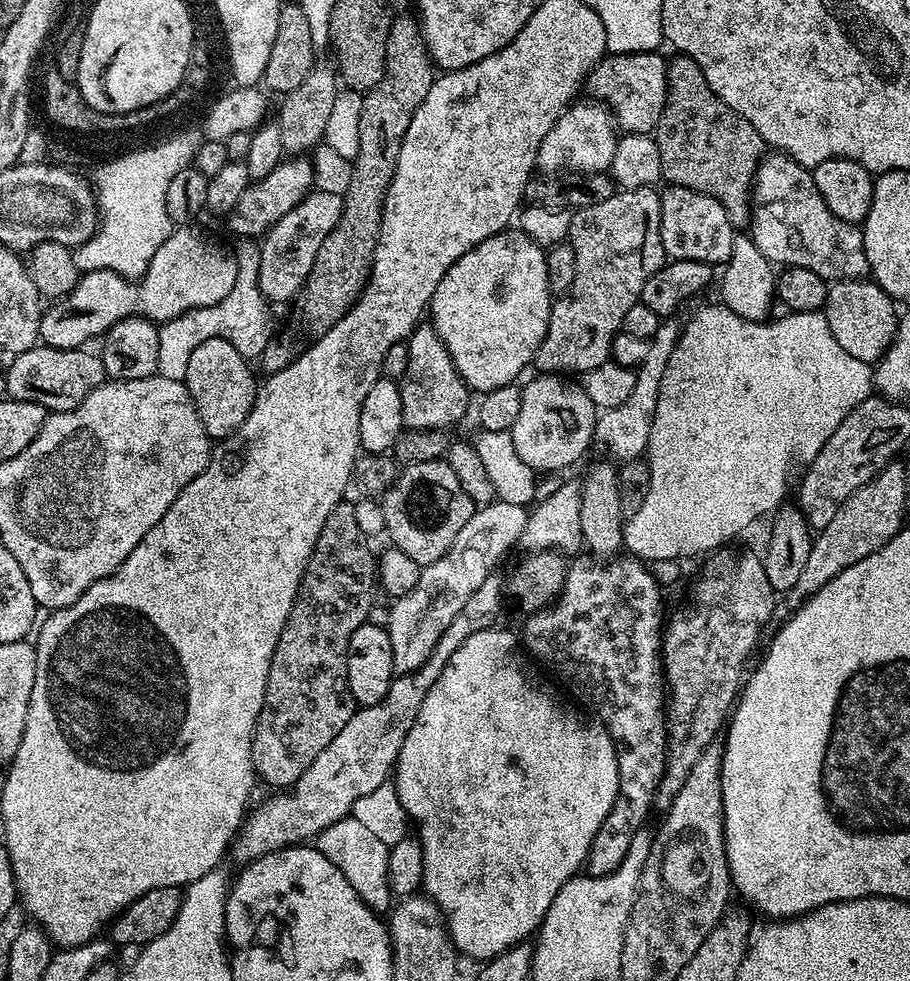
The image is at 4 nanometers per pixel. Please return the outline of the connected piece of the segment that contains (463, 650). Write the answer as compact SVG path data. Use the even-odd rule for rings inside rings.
M500 627L478 630L478 634L470 634L470 638L466 638L466 642L454 650L442 674L438 674L438 682L434 682L426 698L422 698L418 718L414 718L414 726L410 726L406 742L402 742L394 769L398 798L408 817L414 821L415 831L416 828L420 831L416 832L424 855L423 891L444 913L444 923L457 953L464 955L465 952L479 962L501 956L508 948L527 941L539 929L540 923L546 918L546 910L550 910L550 902L554 902L554 894L558 894L566 881L585 867L594 834L598 834L602 822L606 822L606 814L610 814L610 806L614 806L618 798L616 747L604 725L591 719L583 720L575 712L575 707L567 708L554 693L547 692L528 673L524 665L525 653L517 633L515 636L510 629Z

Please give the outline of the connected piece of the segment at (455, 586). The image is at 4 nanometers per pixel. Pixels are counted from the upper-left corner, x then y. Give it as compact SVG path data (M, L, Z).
M495 499L491 504L477 507L470 522L458 530L450 550L438 558L438 562L425 564L420 569L420 581L410 594L397 596L391 601L386 627L390 634L390 648L394 650L394 666L397 673L418 670L430 658L438 638L442 638L446 626L454 622L458 610L488 576L497 571L500 559L519 545L522 530L526 530L529 509L522 505Z

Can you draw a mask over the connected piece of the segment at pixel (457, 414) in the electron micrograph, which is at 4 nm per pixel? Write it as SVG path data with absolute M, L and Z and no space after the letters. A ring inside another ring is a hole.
M431 323L417 324L407 341L410 362L406 362L406 374L399 381L402 398L402 418L409 429L448 430L464 415L469 415L468 396L470 389L458 374L454 362L450 358L450 350L442 342Z

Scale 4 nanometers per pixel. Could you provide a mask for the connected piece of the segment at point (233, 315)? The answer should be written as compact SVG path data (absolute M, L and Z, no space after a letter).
M244 238L239 241L240 249L235 249L237 260L237 281L228 297L209 308L190 309L173 320L159 325L158 366L156 371L162 378L184 380L186 365L190 363L190 354L206 342L206 338L222 338L246 358L259 358L264 347L274 336L272 316L268 313L269 305L260 293L258 266L260 265L260 245L255 239Z

